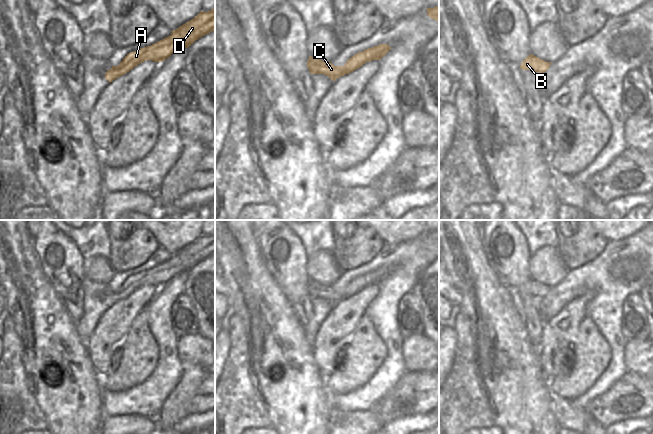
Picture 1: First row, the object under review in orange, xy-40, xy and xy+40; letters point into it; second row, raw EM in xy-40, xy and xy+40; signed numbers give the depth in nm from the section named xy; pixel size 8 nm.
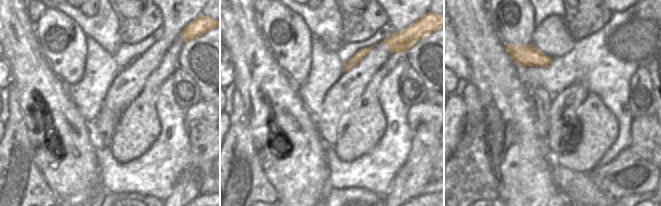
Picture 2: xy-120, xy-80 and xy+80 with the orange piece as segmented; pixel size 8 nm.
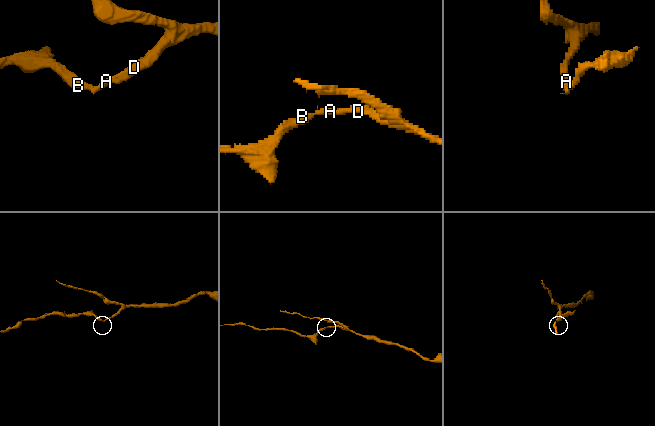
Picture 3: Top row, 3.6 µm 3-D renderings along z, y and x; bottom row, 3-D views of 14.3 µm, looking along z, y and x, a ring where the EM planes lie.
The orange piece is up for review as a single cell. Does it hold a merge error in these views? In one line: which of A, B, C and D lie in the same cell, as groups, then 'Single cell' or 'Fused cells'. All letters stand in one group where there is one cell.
Groups: A B C D. Single cell.

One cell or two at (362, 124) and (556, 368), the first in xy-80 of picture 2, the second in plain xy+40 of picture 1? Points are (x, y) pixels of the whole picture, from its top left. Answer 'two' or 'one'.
two

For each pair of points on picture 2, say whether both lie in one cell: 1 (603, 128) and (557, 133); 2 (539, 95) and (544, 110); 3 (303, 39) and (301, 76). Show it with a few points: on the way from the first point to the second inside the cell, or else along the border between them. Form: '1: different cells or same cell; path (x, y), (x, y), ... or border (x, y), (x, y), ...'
1: different cells; border (578, 108), (576, 110), (577, 126), (575, 131)
2: same cell; path (542, 99), (542, 106)
3: same cell; path (301, 48), (301, 67)

